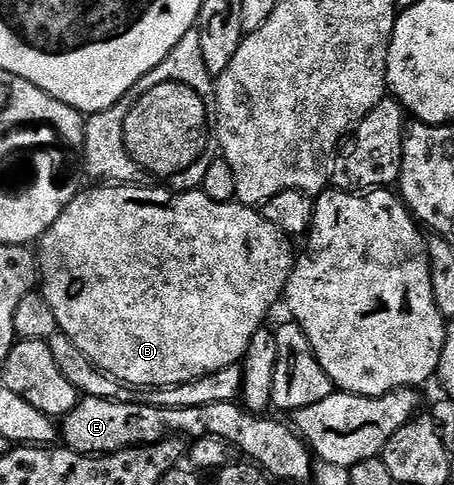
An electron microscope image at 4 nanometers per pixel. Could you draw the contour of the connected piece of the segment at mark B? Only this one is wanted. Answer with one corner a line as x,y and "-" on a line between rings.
91,186
88,192
82,190
76,191
75,197
69,202
69,206
65,206
65,210
61,214
61,218
57,218
57,222
53,222
53,226
45,233
41,243
37,248
37,259
41,269
41,291
43,297
49,302
49,306
53,306
53,314
57,314
57,322
59,330
64,332
69,338
73,338
73,343
77,346
77,350
81,350
81,354
85,354
85,358
89,358
107,375
115,377
117,380
123,381
124,384
132,388
168,388
174,384
184,384
190,380
199,380
205,374
213,374
217,370
221,370
225,366
233,366
242,361
243,355
249,350
249,342
253,342
253,334
257,334
259,328
264,327
268,323
267,315
275,308
275,303
280,303
281,297
287,291
287,283
291,277
291,270
295,267
297,259
296,253
291,253
292,237
285,235
277,225
269,222
263,217
262,211
256,210
254,207
238,202
230,204
222,204
213,198
209,198
201,190
188,190
185,192
176,192
170,188
162,186

